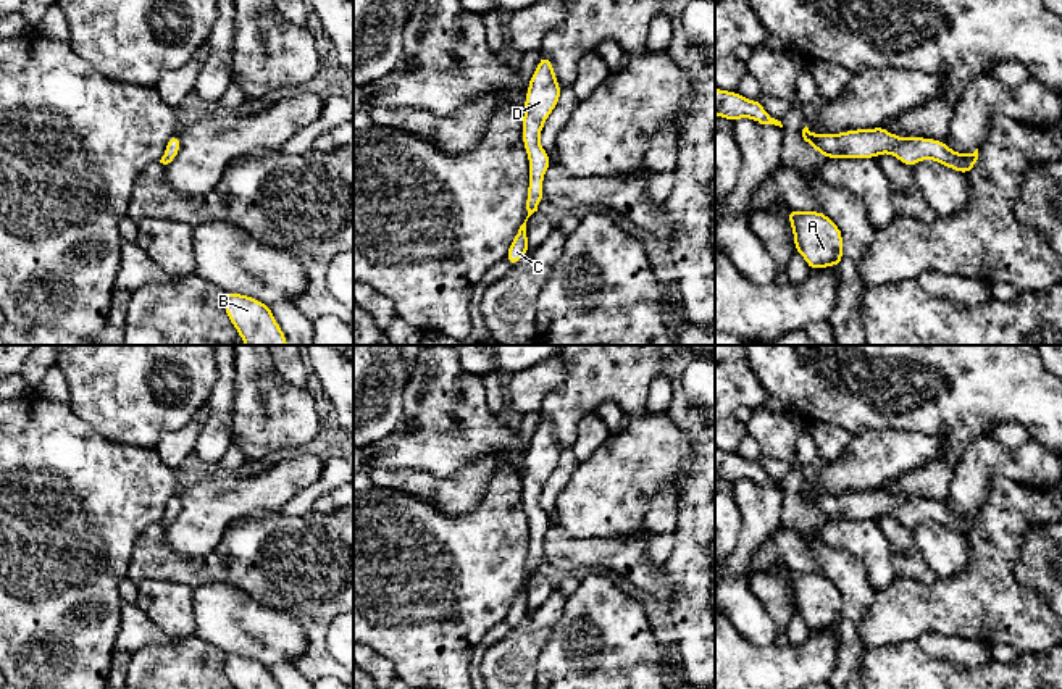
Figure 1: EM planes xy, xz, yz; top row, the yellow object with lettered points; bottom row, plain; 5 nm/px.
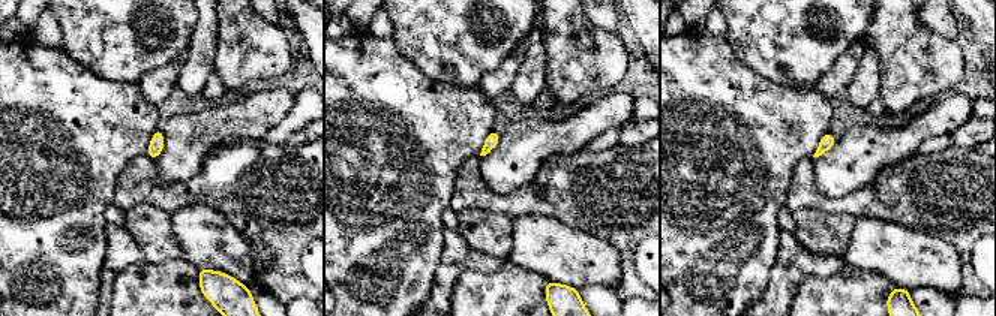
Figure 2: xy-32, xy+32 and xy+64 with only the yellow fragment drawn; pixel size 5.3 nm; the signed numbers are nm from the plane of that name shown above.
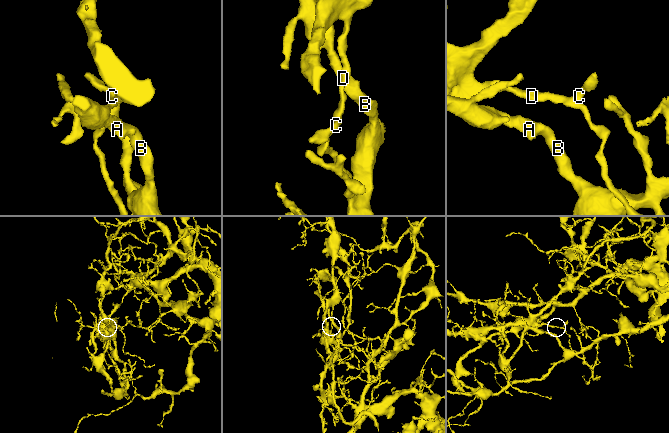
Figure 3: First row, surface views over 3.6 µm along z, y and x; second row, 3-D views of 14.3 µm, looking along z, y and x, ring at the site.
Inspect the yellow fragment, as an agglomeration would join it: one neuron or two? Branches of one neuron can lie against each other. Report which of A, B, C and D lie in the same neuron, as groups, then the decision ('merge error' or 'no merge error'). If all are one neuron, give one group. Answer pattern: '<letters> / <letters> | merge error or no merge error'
A B C / D | merge error

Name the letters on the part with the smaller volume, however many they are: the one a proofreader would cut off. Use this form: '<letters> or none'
D

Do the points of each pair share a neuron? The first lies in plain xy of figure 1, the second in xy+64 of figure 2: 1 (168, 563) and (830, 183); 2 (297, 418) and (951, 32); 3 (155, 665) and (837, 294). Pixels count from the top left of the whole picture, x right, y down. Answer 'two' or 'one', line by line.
1: two
2: two
3: one

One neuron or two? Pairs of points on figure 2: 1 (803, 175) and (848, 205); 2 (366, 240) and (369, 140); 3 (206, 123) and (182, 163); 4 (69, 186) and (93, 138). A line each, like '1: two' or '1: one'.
1: one
2: one
3: one
4: one

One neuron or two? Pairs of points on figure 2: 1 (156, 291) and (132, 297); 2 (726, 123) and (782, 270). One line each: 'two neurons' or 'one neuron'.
1: one neuron
2: two neurons

